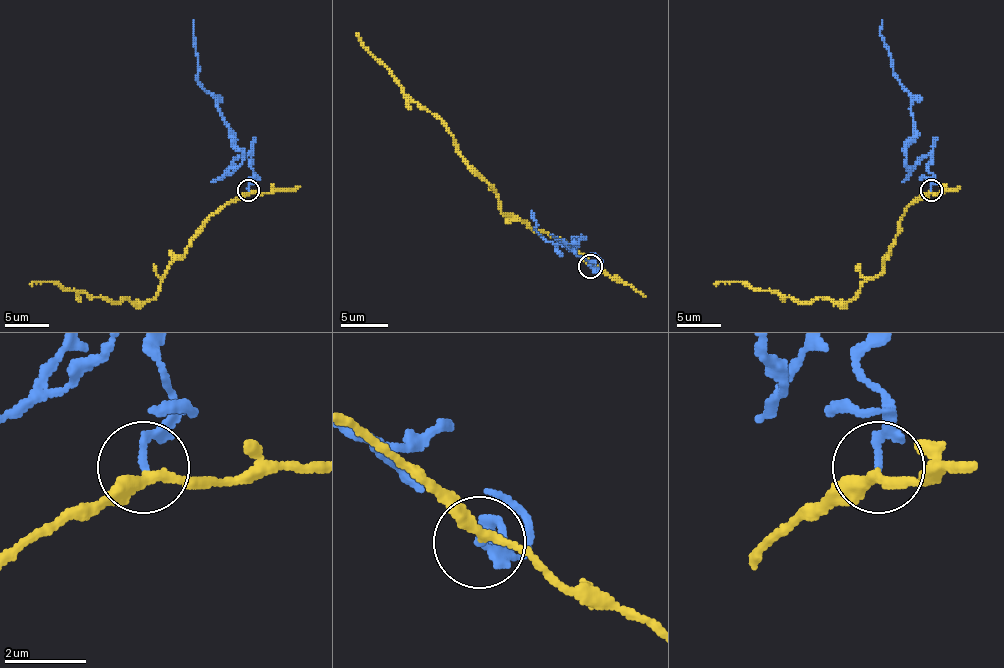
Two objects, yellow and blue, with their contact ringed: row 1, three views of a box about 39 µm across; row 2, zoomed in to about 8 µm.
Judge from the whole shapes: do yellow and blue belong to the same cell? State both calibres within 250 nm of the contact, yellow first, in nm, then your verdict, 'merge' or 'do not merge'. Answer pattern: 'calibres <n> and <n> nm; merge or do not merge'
calibres 260 and 180 nm; do not merge

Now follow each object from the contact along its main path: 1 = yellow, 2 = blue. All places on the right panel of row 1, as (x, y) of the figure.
1: (931, 191), (904, 210), (884, 266), (853, 299), (796, 301), (740, 281), (714, 284)
2: (931, 191), (928, 155), (911, 173), (906, 162), (913, 135), (911, 97), (897, 80), (880, 33), (882, 20)

